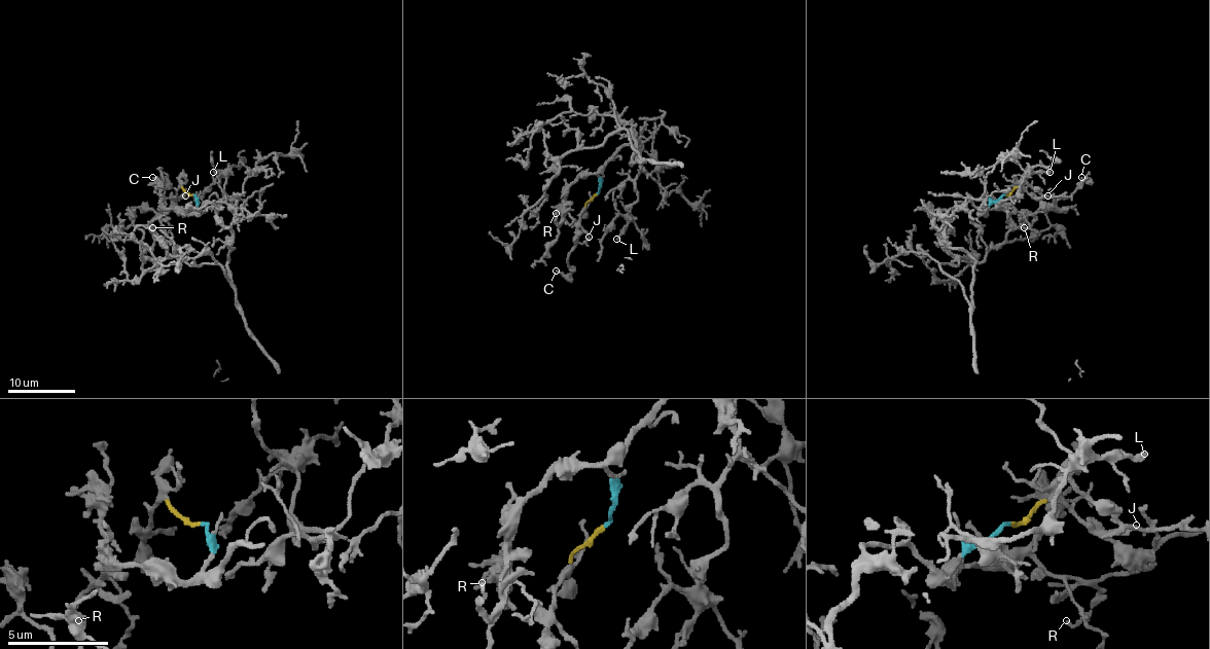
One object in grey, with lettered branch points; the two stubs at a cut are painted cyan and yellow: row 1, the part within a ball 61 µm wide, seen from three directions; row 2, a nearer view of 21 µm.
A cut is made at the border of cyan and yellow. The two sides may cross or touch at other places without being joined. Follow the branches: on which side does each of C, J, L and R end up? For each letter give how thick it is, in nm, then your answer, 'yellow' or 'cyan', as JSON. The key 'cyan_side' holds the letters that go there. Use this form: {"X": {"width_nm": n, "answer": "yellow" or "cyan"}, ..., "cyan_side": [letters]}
{"C": {"width_nm": 190, "answer": "yellow"}, "J": {"width_nm": 200, "answer": "yellow"}, "L": {"width_nm": 260, "answer": "cyan"}, "R": {"width_nm": 160, "answer": "cyan"}, "cyan_side": ["L", "R"]}

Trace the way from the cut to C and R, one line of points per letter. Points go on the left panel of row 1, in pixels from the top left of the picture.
C: (193, 193), (180, 187), (172, 204), (165, 197), (167, 180), (153, 177)
R: (193, 195), (196, 207), (188, 214), (179, 214), (162, 206), (151, 227)

